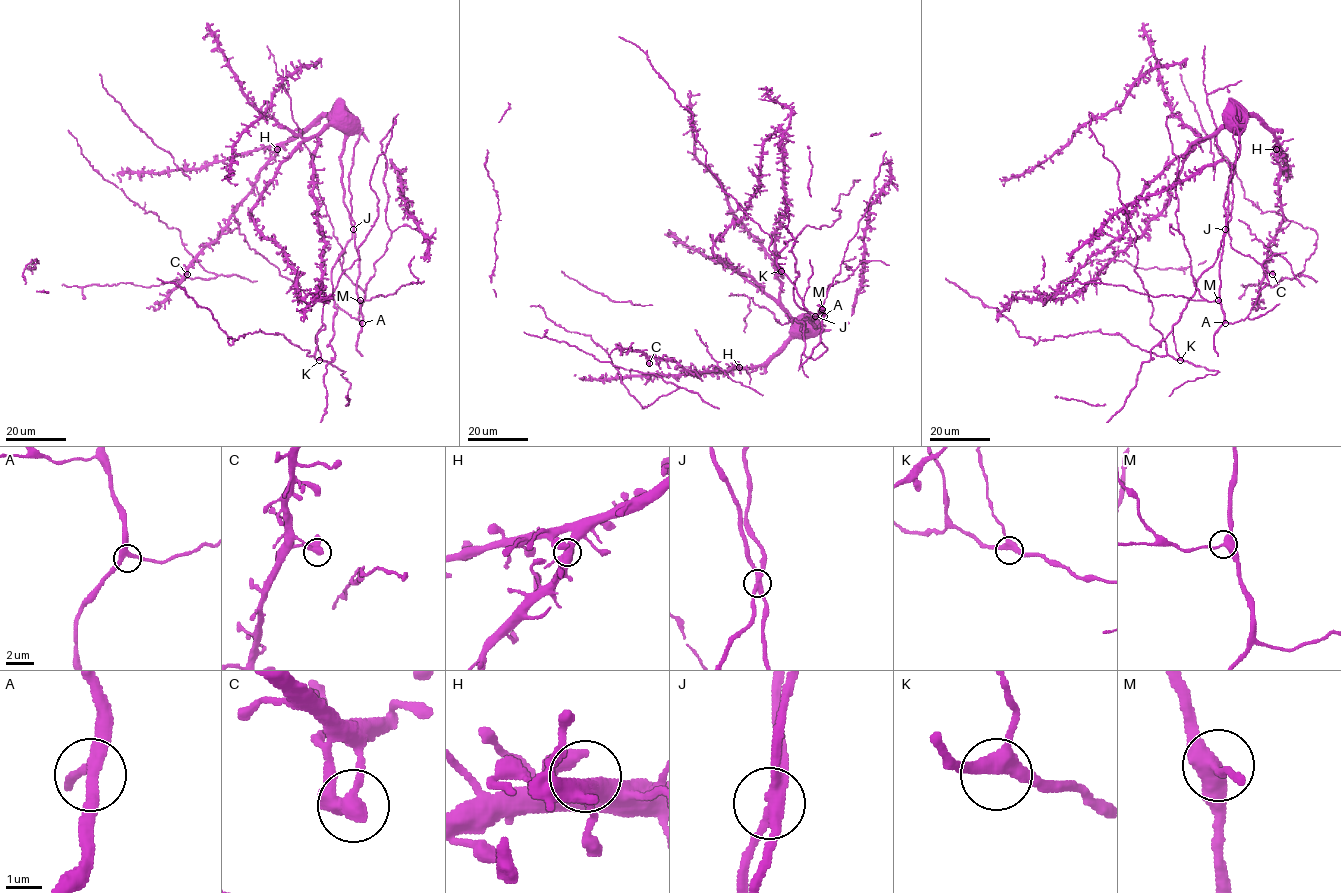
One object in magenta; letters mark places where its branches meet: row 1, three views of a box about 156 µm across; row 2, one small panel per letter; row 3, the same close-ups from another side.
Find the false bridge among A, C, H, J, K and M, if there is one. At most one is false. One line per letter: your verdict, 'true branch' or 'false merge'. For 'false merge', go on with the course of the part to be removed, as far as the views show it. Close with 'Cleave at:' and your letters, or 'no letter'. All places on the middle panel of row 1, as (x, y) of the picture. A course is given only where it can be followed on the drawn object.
A: true branch
C: true branch
H: true branch
J: false merge; foreign part runs (815, 316), (794, 300), (793, 288), (799, 275), (792, 247), (796, 241), (786, 228), (789, 215), (782, 197)
K: true branch
M: true branch
Cleave at: J

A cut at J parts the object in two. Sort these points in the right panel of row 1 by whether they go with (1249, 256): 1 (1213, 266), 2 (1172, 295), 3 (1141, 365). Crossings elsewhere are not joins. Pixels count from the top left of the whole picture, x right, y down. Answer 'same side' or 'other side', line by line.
1: other side
2: same side
3: other side

